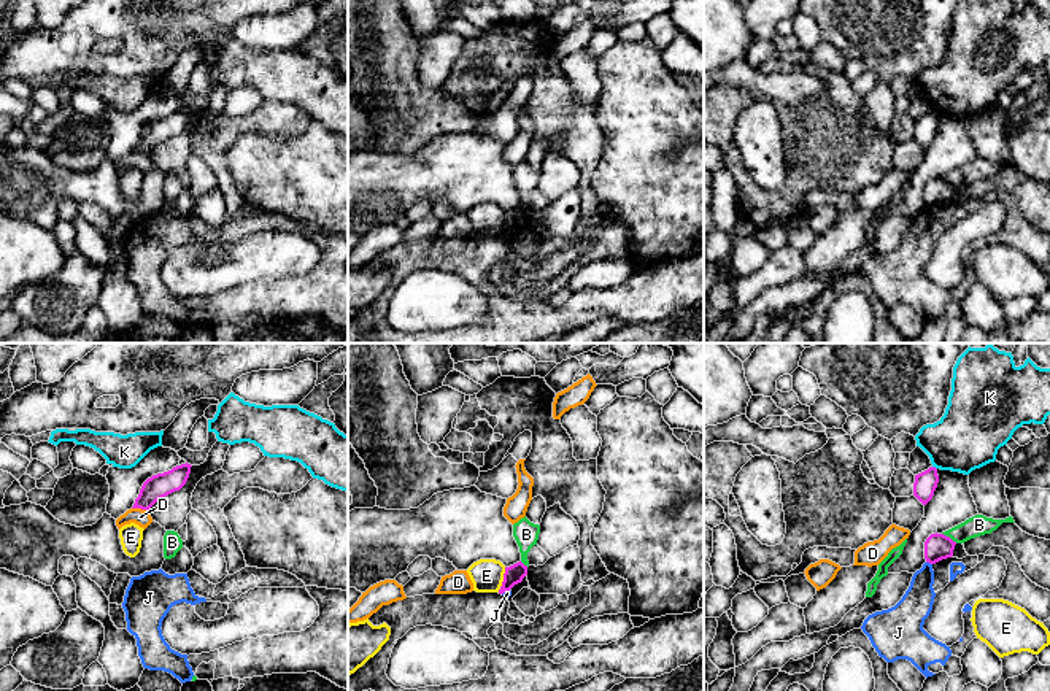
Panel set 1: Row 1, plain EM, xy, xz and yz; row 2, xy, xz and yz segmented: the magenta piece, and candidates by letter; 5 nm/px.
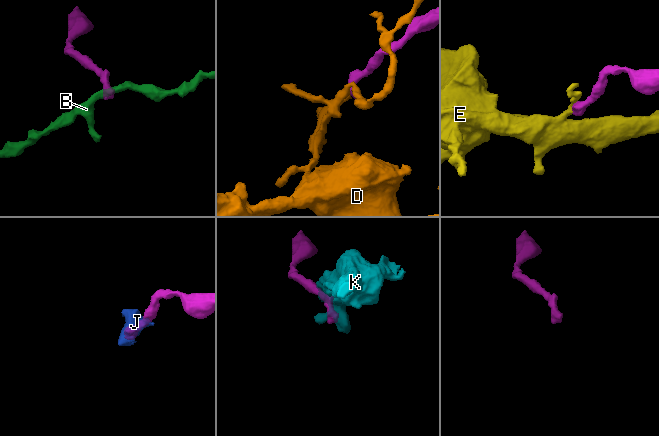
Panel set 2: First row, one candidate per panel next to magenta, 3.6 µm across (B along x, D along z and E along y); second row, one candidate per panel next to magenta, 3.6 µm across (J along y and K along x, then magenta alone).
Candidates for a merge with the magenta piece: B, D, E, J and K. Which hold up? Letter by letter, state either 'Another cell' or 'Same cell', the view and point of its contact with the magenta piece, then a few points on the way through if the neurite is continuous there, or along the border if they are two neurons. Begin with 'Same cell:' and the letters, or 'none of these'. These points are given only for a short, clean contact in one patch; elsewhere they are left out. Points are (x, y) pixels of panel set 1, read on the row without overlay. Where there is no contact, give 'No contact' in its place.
Same cell: none of these
B: Another cell. Touches magenta at yz (949, 181). Boundary: yz (942, 177), (957, 186)
D: Another cell. Touches magenta at xy (140, 151). Boundary: xy (132, 151), (148, 154)
E: Another cell. Touches magenta at xz (504, 224). Boundary: xz (505, 212), (502, 229), (497, 235)
J: Another cell. Touches magenta at yz (930, 207)
K: Another cell. Touches magenta at yz (934, 111). Boundary: yz (933, 110), (936, 113)

